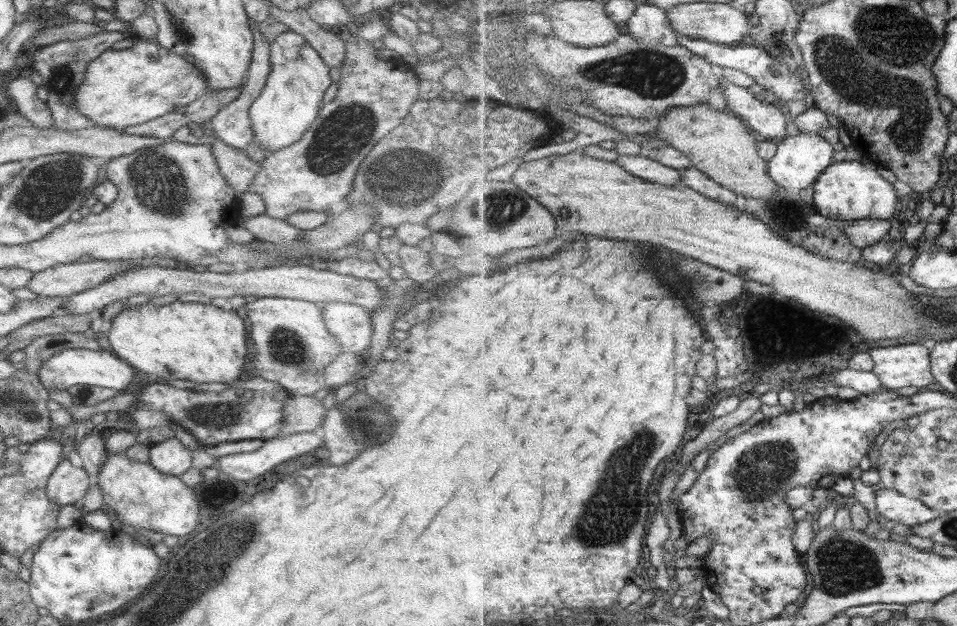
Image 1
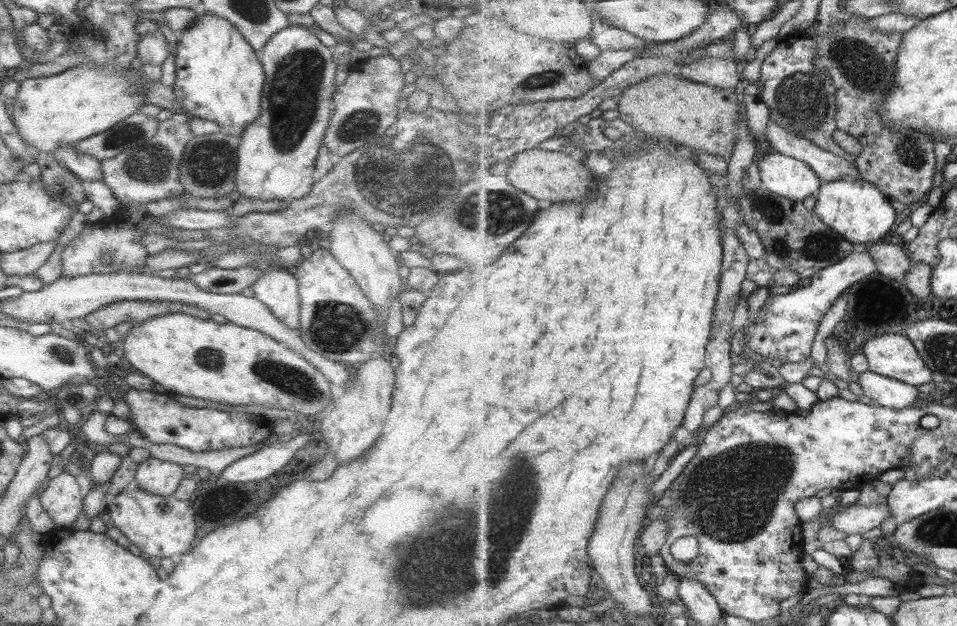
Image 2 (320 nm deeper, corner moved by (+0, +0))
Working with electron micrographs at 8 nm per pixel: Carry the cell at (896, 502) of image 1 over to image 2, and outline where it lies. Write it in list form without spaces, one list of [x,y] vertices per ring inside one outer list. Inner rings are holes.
[[[874,504],[873,506],[851,505],[841,512],[836,512],[826,523],[834,526],[844,534],[872,535],[887,516],[892,516],[889,505]]]

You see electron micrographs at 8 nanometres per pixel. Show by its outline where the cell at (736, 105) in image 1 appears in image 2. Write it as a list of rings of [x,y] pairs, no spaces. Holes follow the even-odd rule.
[[[770,120],[766,132],[768,144],[773,145],[779,153],[793,156],[807,163],[824,182],[834,180],[857,180],[861,178],[856,163],[849,162],[825,148],[817,146],[781,124]]]

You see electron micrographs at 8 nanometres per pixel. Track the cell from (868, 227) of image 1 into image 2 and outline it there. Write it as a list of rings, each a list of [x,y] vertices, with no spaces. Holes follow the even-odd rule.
[[[893,237],[864,245],[878,264],[878,274],[905,284],[908,270],[911,270],[914,261],[901,246],[896,245]]]

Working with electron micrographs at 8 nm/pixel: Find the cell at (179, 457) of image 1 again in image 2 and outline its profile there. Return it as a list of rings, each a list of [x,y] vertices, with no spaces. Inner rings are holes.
[[[149,457],[138,463],[133,485],[153,496],[169,496],[177,488],[183,474],[178,464]]]

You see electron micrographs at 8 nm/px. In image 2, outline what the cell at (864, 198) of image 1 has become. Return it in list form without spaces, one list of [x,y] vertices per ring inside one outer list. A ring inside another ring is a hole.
[[[863,178],[824,182],[816,195],[814,211],[822,221],[854,244],[869,244],[888,238],[887,232],[897,224],[891,198],[875,184]]]

